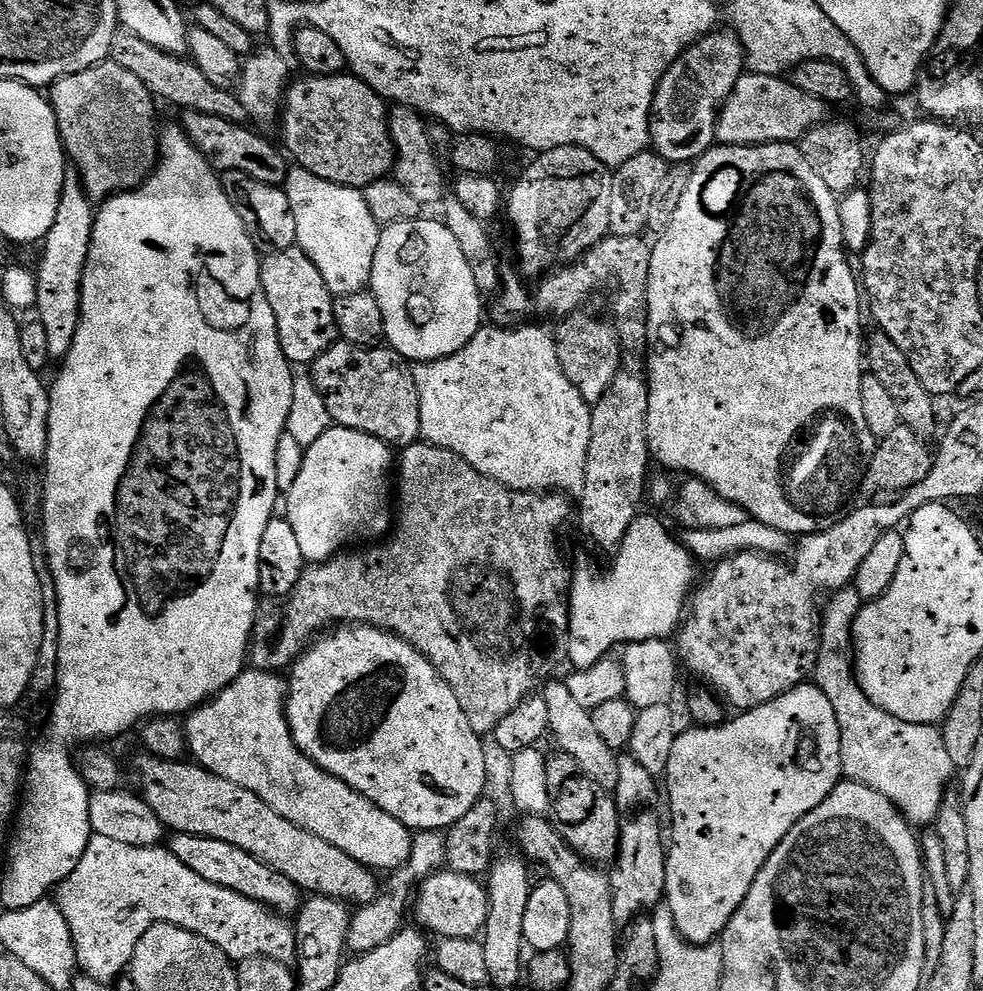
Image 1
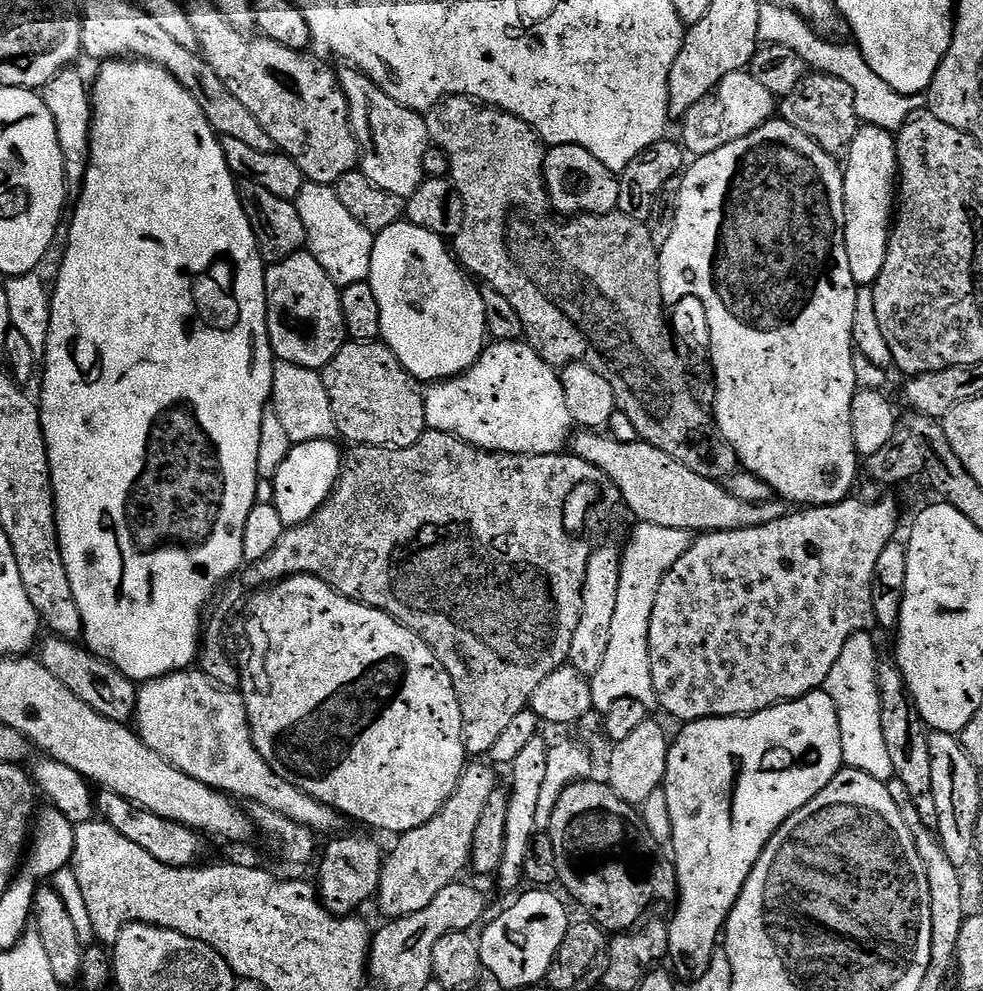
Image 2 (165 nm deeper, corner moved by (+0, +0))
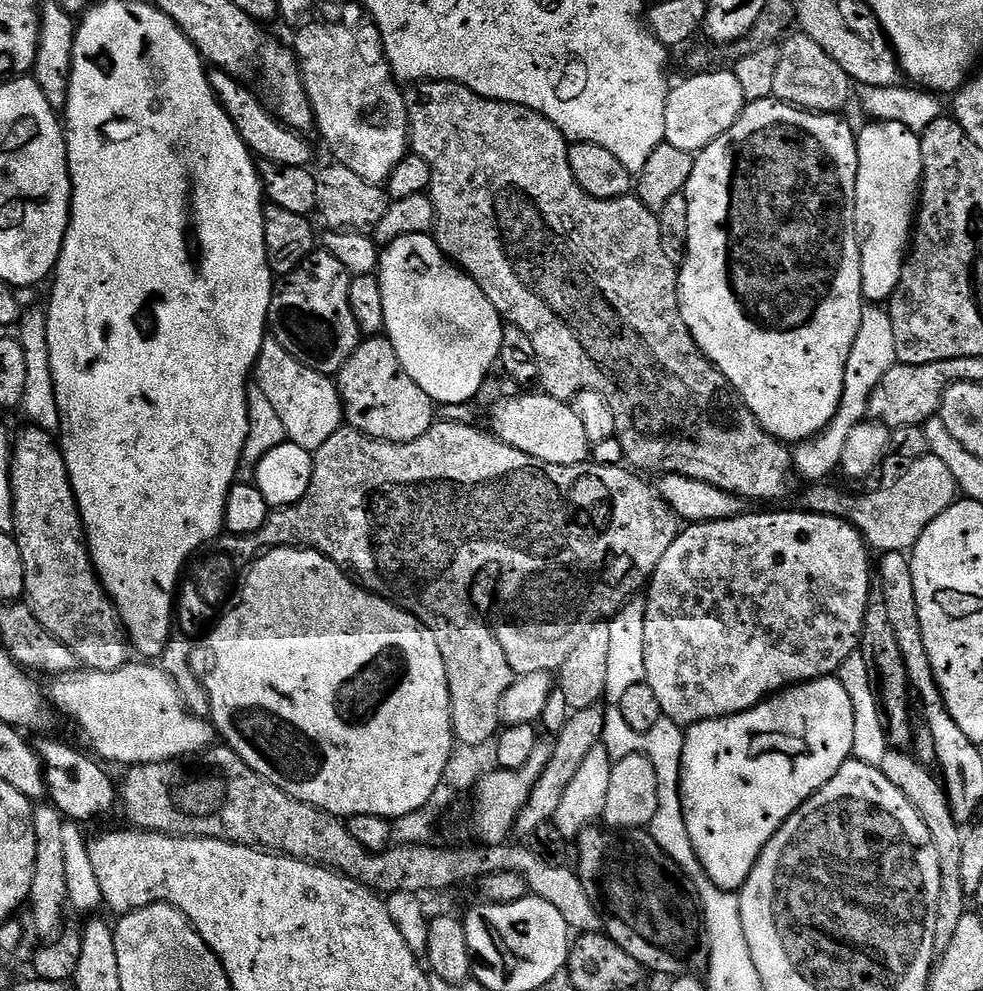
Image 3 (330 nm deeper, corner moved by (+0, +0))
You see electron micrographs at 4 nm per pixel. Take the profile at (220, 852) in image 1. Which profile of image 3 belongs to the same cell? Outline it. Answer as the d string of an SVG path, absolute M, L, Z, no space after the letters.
M60 740L42 741L38 744L38 755L40 763L44 765L47 799L65 818L85 822L84 820L92 820L95 816L104 816L112 807L117 807L117 781L112 781L104 773L105 765L97 762L91 755L83 756L78 749L71 748Z

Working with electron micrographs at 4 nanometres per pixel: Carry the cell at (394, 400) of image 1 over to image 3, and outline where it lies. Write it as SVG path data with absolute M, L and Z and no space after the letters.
M364 338L350 354L350 358L335 377L344 405L347 427L355 428L371 440L385 440L391 444L414 442L426 434L434 423L434 401L406 374L394 346L387 338Z

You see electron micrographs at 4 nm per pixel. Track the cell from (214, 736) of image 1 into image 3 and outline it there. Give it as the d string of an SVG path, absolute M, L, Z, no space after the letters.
M129 662L113 672L77 670L55 677L51 681L52 696L50 692L55 711L69 716L84 735L85 742L93 748L91 751L109 765L183 760L213 747L211 723L184 707L175 682L163 667L156 665L155 668L152 662L140 663L144 664Z

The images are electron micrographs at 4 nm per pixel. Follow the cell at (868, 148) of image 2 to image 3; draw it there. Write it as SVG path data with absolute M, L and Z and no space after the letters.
M878 120L865 123L865 125L864 129L859 129L856 138L858 178L856 179L854 222L862 262L862 294L865 301L880 306L892 297L898 286L898 278L902 278L904 258L914 235L914 217L918 211L920 186L924 179L922 146L919 135L911 132L906 126L902 126L902 122Z

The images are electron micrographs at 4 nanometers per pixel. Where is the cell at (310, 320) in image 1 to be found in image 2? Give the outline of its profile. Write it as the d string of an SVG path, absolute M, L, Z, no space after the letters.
M301 250L277 264L267 265L264 285L273 357L277 361L294 362L294 366L323 370L348 340L336 282L322 270L322 266L318 266L311 252Z

